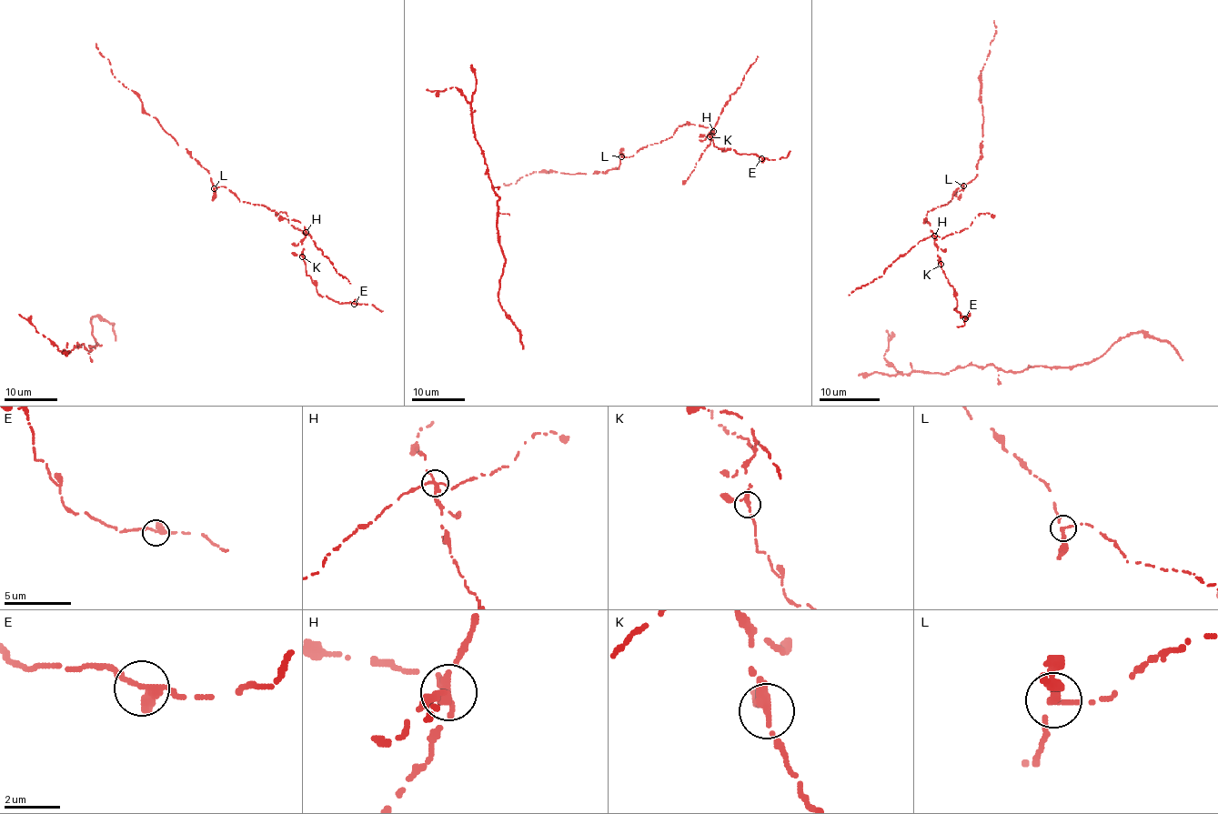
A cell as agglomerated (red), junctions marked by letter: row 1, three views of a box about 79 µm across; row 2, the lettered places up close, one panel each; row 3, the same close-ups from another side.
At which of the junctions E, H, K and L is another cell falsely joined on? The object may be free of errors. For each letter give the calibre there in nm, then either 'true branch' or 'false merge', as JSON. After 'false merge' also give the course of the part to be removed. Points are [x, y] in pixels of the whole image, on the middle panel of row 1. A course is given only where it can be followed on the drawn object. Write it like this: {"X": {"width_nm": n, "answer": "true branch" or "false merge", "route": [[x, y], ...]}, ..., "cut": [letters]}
{"E": {"width_nm": 260, "answer": "true branch"}, "H": {"width_nm": 260, "answer": "false merge", "route": [[714, 132], [729, 95], [740, 85], [758, 56]]}, "K": {"width_nm": 240, "answer": "true branch"}, "L": {"width_nm": 200, "answer": "true branch"}, "cut": ["H"]}

